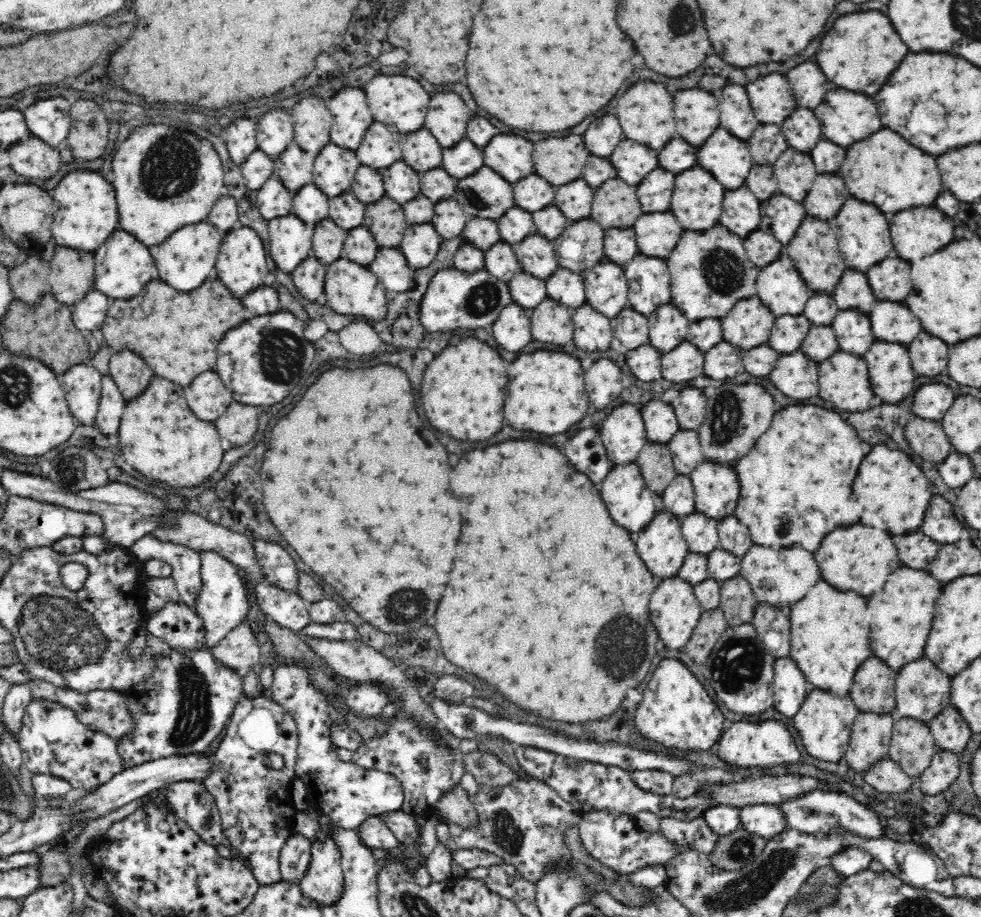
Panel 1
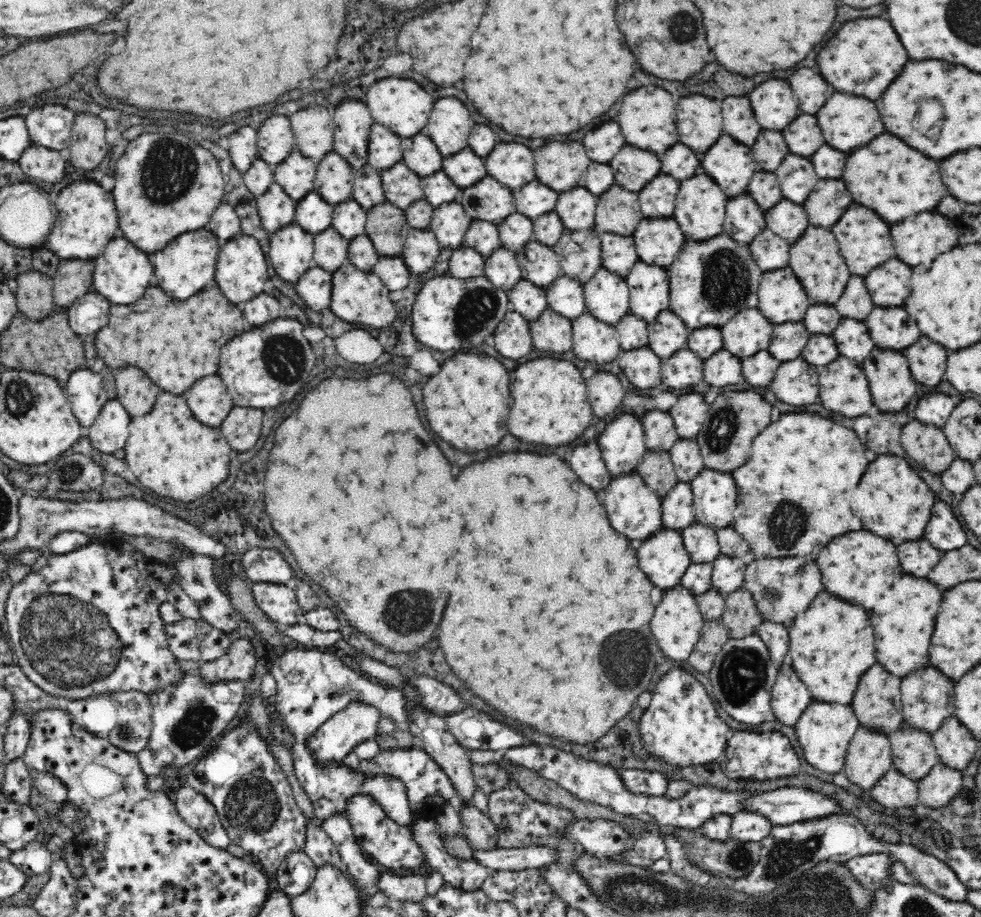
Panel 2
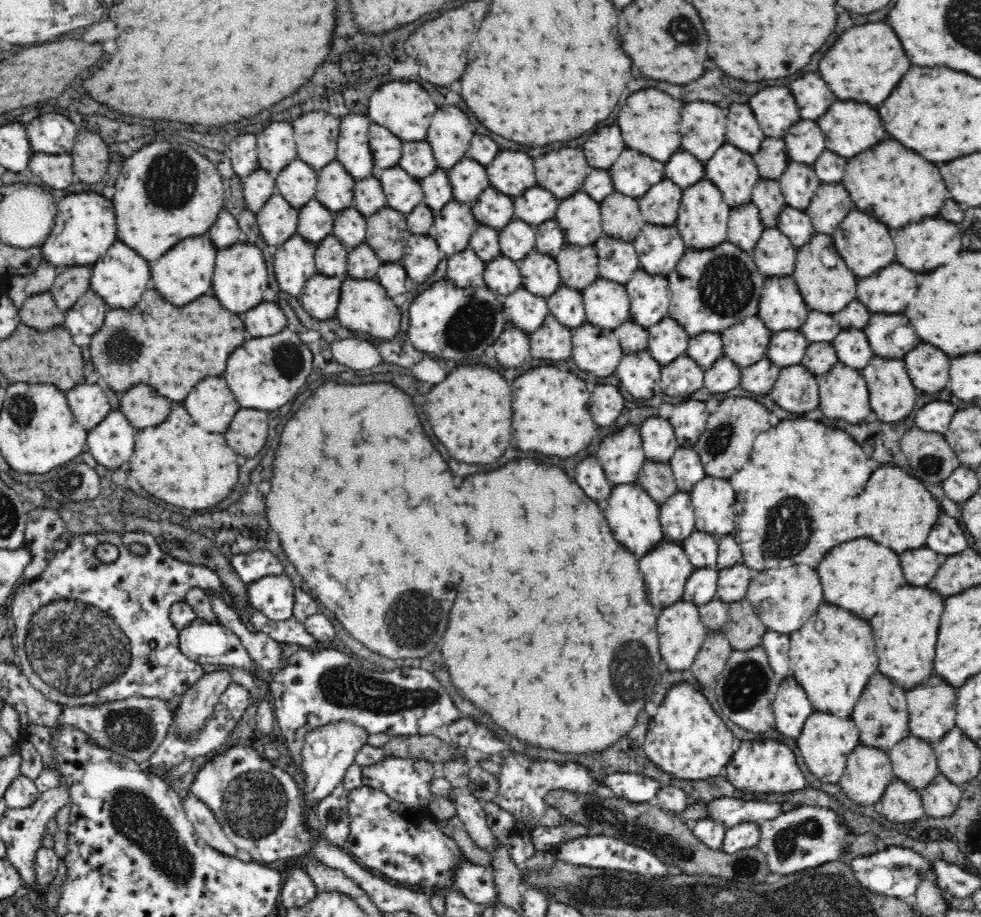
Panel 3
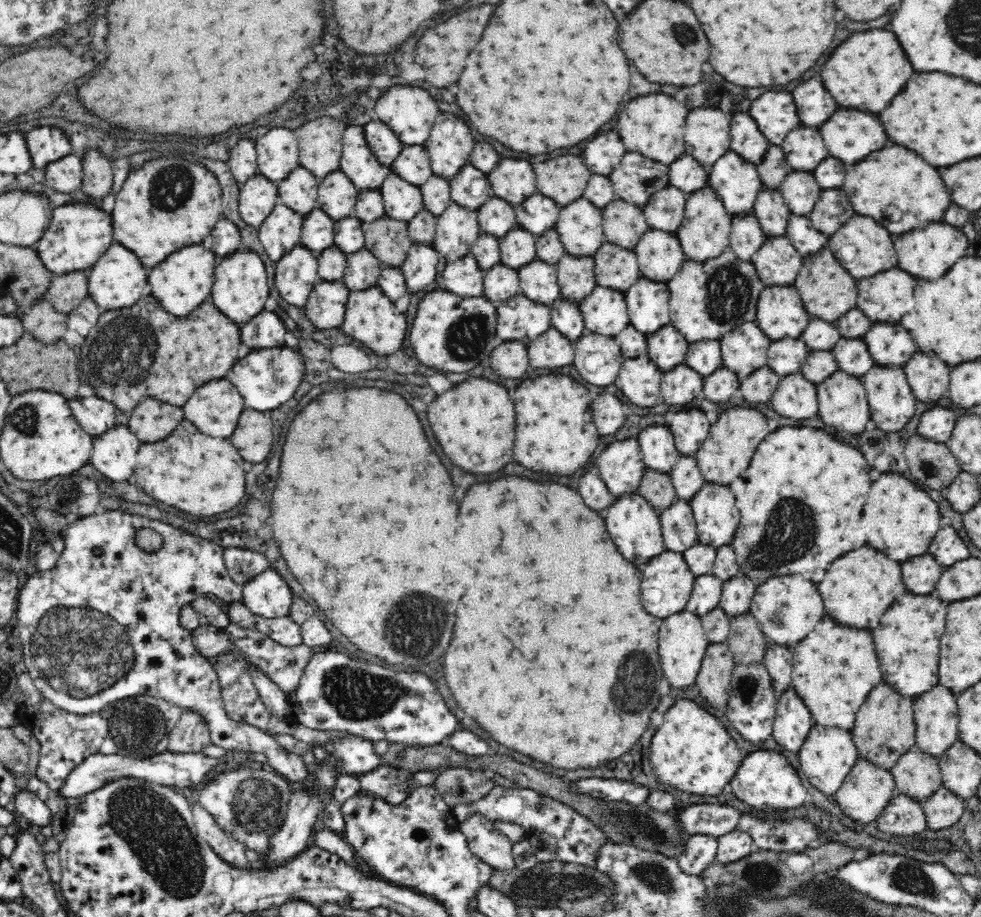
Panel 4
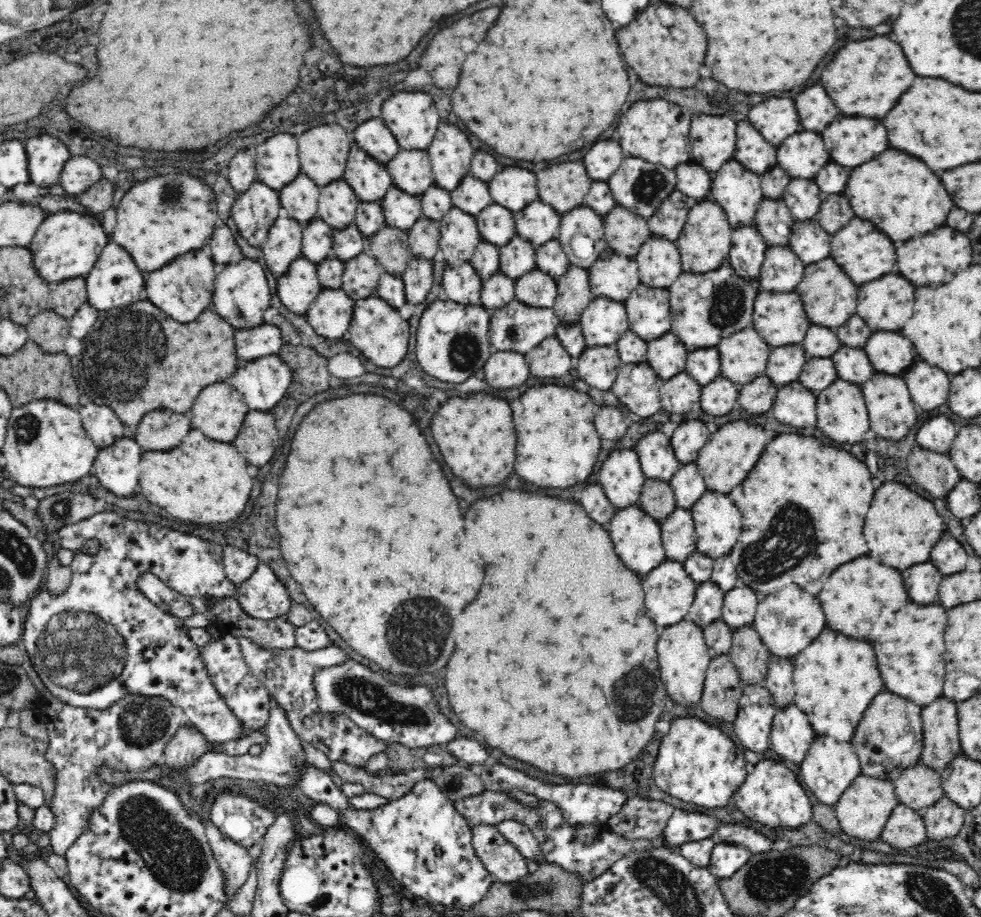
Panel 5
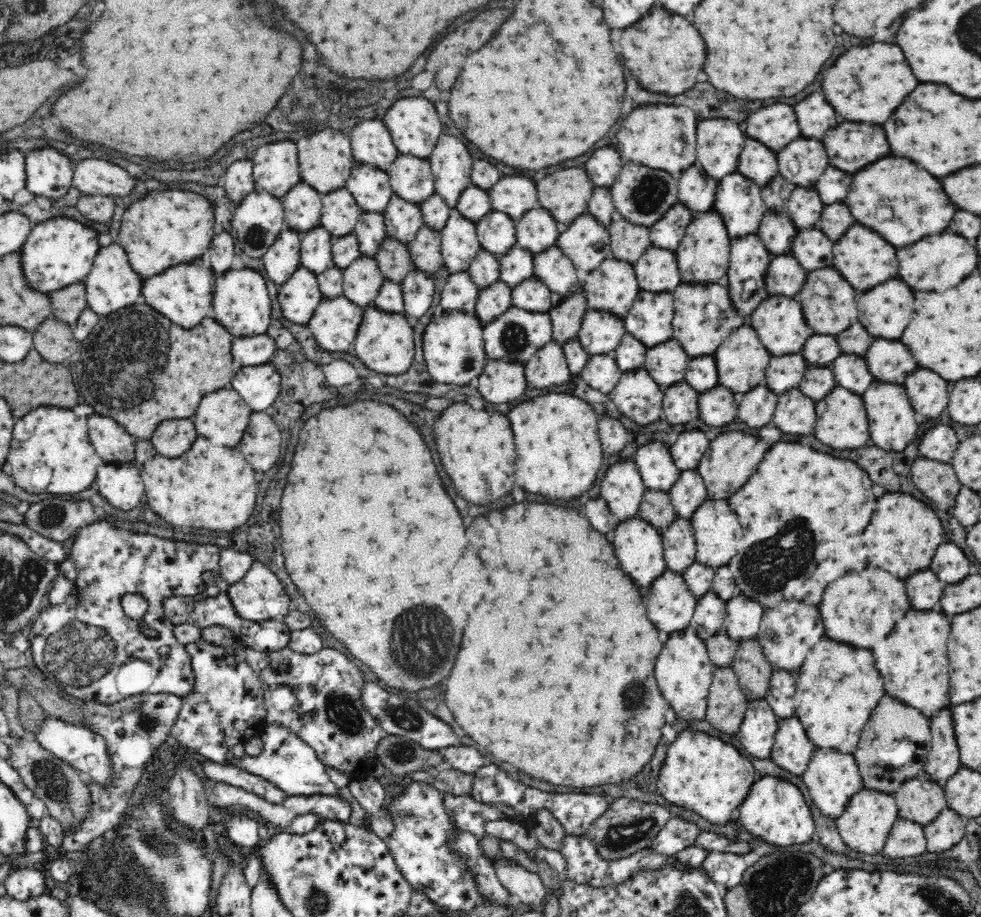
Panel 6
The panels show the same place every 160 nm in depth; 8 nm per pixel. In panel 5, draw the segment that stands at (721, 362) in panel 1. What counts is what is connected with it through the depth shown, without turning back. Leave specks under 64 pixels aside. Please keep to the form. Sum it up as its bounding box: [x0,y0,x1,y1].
[699,376,739,416]

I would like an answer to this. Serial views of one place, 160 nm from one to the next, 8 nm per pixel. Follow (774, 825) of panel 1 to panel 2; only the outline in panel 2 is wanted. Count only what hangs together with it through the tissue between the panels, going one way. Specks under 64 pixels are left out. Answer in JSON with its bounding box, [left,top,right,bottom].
[729,811,772,843]

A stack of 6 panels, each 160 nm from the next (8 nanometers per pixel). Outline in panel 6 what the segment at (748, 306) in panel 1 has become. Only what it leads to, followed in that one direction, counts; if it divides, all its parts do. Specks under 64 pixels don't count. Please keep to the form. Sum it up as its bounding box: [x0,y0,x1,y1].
[713,326,771,397]

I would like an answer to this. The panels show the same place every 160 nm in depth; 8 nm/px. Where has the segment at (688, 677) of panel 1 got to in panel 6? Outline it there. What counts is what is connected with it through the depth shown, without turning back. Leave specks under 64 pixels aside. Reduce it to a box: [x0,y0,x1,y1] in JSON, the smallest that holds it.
[658,729,756,827]

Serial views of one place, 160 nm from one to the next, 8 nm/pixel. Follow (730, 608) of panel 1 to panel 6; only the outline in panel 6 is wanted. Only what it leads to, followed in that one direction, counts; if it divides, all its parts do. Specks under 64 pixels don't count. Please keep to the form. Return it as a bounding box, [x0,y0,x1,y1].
[731,639,774,701]

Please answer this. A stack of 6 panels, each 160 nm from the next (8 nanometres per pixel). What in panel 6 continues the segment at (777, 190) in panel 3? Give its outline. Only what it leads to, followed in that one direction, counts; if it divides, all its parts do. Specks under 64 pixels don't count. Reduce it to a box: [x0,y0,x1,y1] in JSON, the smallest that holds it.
[757,208,797,256]

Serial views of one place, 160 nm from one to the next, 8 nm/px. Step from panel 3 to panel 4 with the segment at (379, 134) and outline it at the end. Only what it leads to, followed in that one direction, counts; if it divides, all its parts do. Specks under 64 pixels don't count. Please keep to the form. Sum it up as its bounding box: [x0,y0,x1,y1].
[363,118,404,167]

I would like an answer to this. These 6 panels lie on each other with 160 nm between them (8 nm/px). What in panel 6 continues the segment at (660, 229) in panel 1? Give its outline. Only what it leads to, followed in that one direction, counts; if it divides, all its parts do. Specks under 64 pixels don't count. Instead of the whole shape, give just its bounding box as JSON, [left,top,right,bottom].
[633,246,680,293]

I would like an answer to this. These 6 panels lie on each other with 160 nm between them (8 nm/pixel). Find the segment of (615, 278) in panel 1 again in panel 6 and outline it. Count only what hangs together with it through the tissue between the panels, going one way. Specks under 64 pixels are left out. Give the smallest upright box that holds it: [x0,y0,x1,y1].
[577,310,625,355]

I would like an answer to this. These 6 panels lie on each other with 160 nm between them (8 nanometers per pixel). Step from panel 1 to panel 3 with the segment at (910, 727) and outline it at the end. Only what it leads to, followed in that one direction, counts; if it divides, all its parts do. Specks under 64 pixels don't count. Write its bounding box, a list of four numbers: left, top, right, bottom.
[888,736,939,791]

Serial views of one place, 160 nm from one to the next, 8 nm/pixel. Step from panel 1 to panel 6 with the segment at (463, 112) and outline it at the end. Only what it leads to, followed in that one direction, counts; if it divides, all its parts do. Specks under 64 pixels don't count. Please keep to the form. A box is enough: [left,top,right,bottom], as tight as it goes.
[427,134,472,209]

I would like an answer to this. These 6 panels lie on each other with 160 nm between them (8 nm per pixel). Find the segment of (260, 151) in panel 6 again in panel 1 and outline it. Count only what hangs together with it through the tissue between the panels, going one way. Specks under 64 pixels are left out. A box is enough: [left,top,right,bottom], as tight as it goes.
[257,110,294,160]

